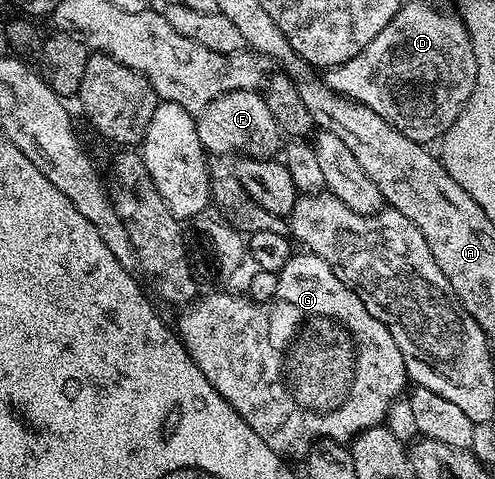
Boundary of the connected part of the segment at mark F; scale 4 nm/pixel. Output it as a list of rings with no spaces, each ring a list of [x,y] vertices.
[[[254,89],[230,91],[214,99],[196,117],[198,139],[209,155],[247,155],[249,157],[275,158],[282,149],[282,134],[270,107],[266,107],[263,96]]]

